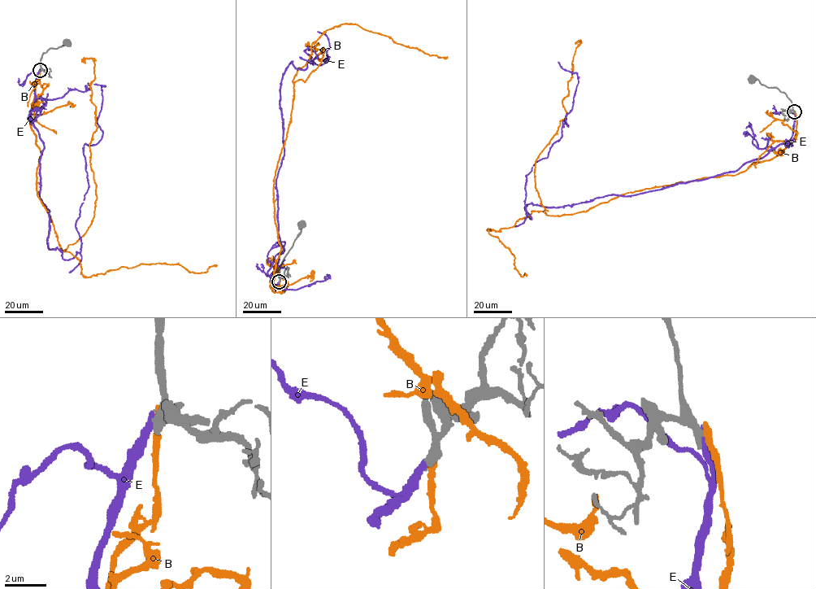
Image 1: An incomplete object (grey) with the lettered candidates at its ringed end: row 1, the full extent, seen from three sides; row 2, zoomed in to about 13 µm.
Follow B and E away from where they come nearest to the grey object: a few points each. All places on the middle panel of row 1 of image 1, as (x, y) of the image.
B: (279, 281), (275, 293), (274, 179), (293, 85), (324, 50), (319, 60), (319, 43), (309, 42)
E: (279, 281), (280, 85), (290, 63), (310, 62), (307, 47), (313, 64), (327, 60), (317, 31)

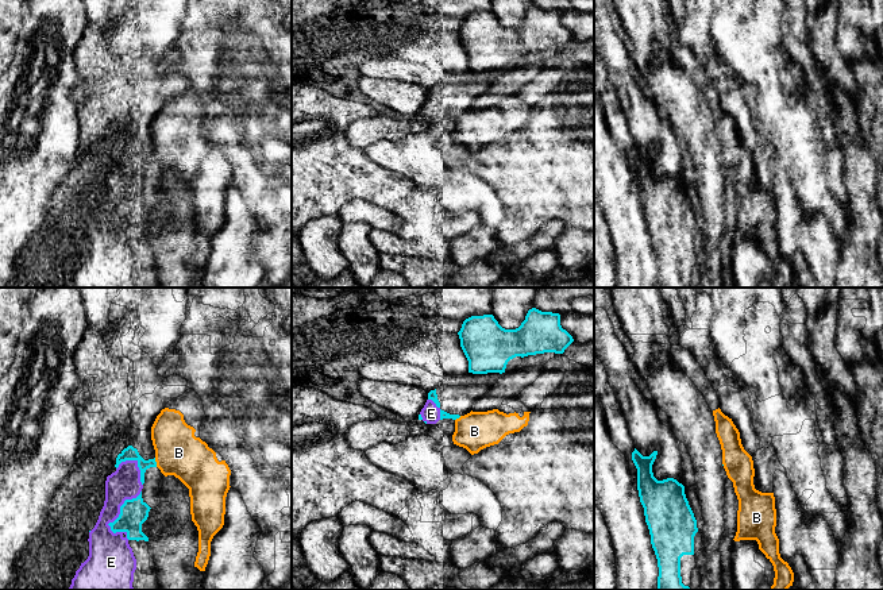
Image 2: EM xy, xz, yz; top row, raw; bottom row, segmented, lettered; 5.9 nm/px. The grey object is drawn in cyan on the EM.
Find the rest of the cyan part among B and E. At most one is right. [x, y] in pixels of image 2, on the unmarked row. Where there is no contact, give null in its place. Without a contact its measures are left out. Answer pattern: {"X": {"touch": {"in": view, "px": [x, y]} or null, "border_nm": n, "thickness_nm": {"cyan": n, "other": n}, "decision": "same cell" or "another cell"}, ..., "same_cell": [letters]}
{"B": {"touch": {"in": "xy", "px": [155, 159]}, "border_nm": 60, "thickness_nm": {"cyan": 80, "other": 280}, "decision": "another cell"}, "E": {"touch": {"in": "xy", "px": [120, 207]}, "border_nm": 300, "thickness_nm": {"cyan": 160, "other": 220}, "decision": "same cell"}, "same_cell": ["E"]}

